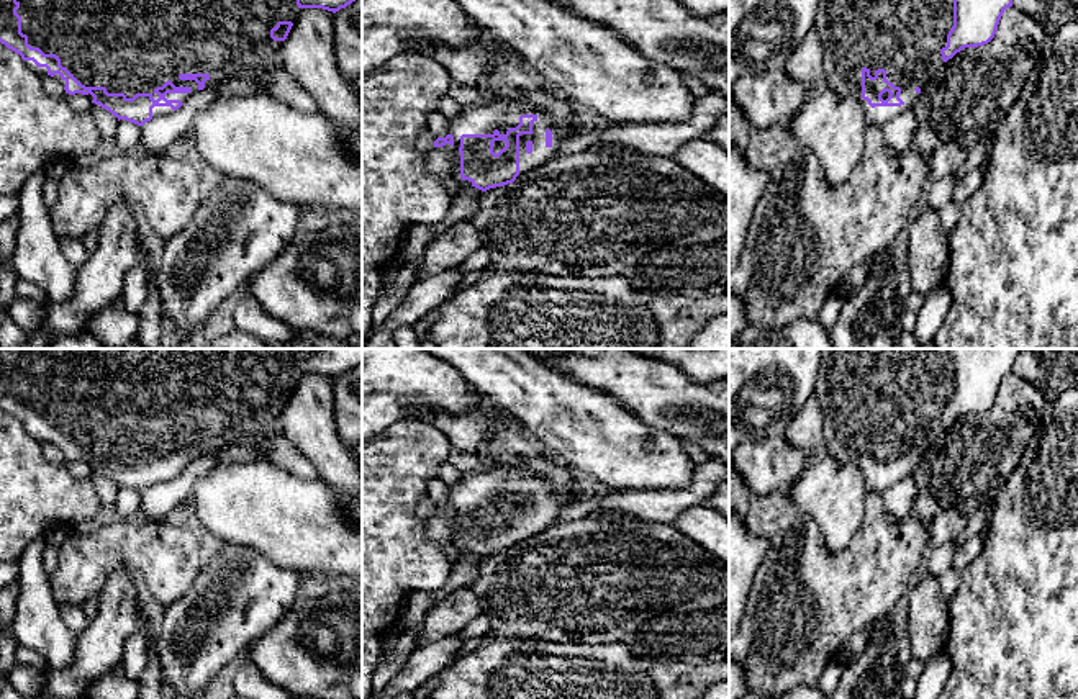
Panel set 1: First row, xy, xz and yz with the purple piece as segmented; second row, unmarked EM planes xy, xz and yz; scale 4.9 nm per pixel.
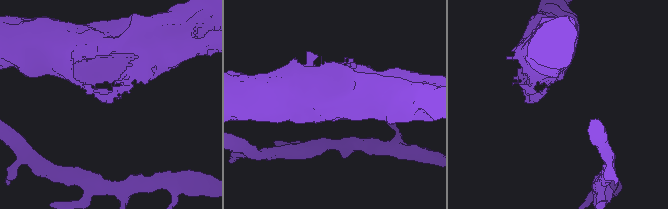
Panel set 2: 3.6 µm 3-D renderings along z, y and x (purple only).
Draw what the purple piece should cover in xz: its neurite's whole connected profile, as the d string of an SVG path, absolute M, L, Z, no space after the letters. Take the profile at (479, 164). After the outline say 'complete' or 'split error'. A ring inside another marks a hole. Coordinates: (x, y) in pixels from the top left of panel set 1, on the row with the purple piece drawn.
M526 92L518 98L490 98L482 105L465 105L462 113L451 120L446 138L437 138L434 147L454 147L451 175L459 187L475 187L487 192L513 183L519 174L542 167L562 156L559 147L570 139L559 131L575 118L573 103L547 92Z; split error

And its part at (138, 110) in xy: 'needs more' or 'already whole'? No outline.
needs more

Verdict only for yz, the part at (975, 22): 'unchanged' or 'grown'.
grown

